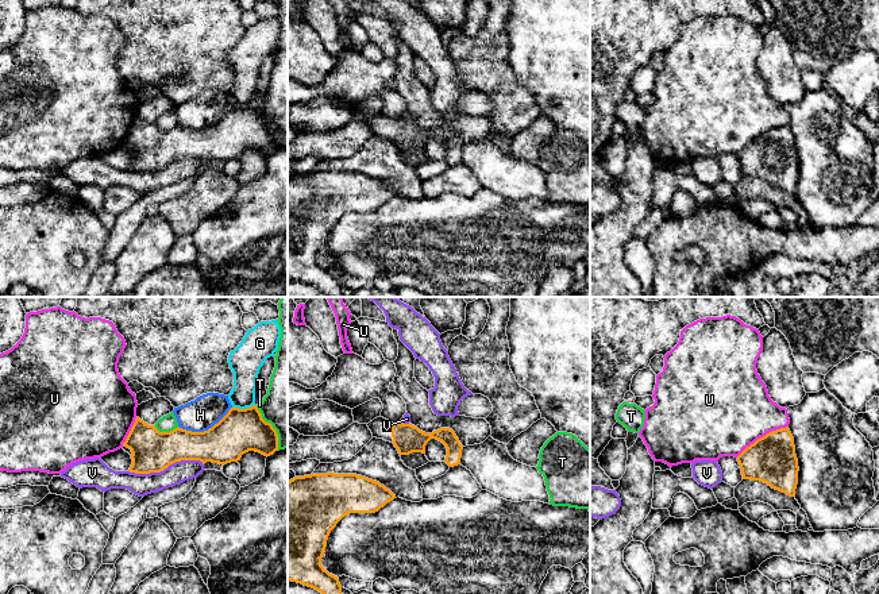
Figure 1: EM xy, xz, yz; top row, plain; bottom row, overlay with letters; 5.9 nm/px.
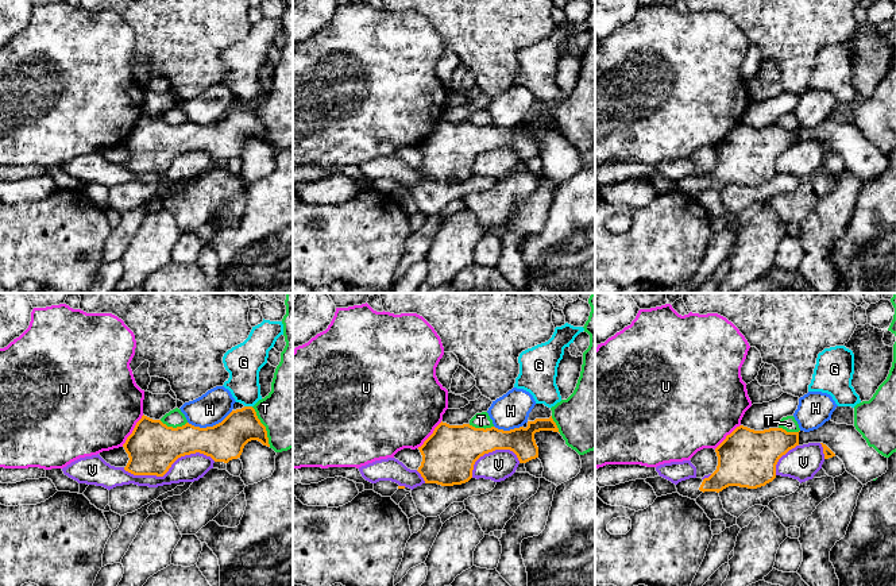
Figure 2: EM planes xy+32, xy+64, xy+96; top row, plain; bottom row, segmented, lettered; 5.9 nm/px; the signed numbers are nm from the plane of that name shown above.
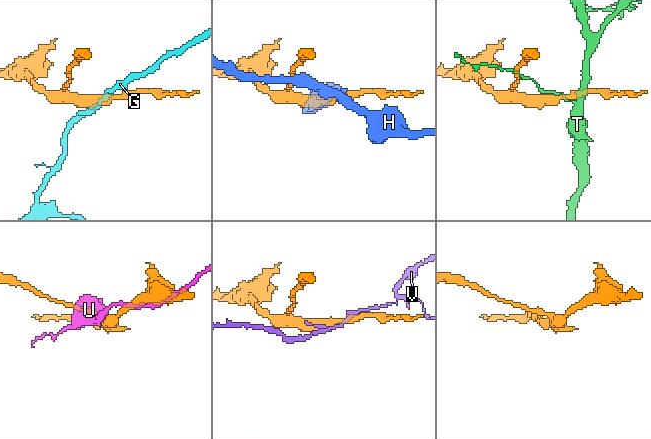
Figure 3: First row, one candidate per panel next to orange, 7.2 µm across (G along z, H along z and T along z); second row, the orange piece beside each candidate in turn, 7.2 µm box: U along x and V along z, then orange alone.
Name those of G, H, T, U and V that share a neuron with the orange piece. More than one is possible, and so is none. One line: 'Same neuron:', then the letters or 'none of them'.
Same neuron: none of them

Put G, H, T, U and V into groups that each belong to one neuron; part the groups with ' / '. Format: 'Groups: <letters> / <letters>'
Groups: G / H / T / U / V

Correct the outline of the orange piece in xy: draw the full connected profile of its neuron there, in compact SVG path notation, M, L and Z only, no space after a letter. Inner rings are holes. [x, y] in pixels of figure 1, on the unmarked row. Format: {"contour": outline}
{"contour": "M257 103L228 111L212 126L204 130L192 130L176 126L159 130L139 115L123 140L130 146L132 162L130 170L161 170L170 162L181 158L200 158L227 162L240 158L248 148L265 154L278 148L278 132L270 120L262 116Z"}

